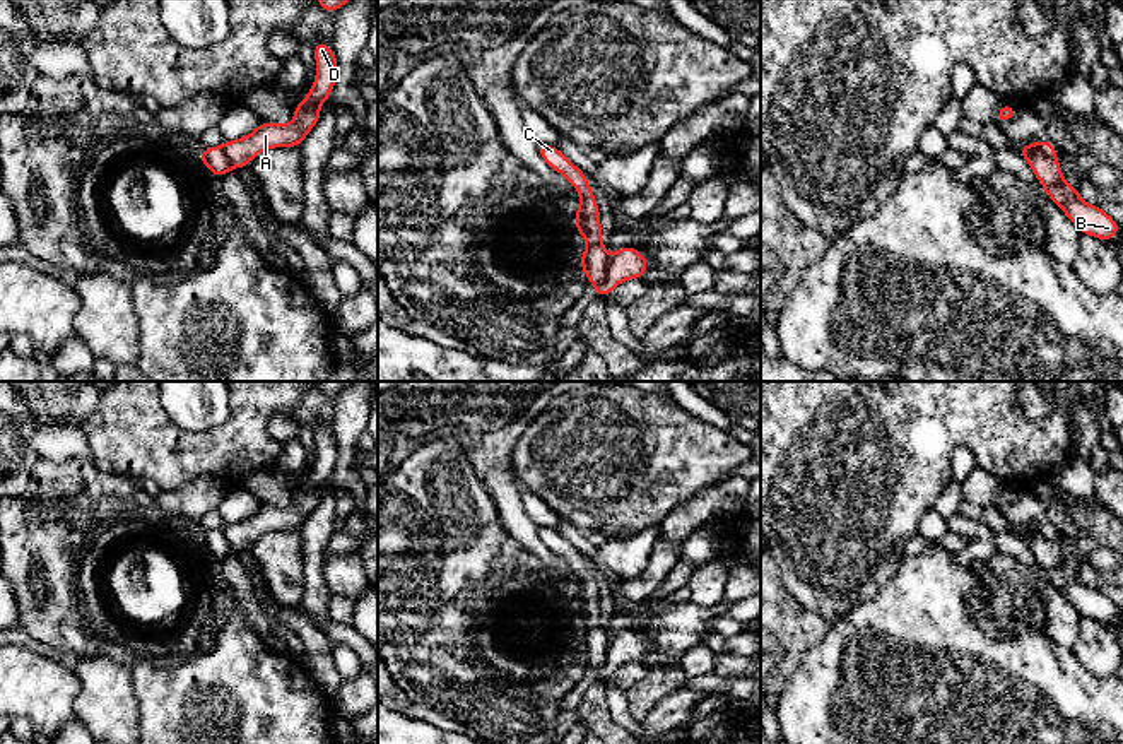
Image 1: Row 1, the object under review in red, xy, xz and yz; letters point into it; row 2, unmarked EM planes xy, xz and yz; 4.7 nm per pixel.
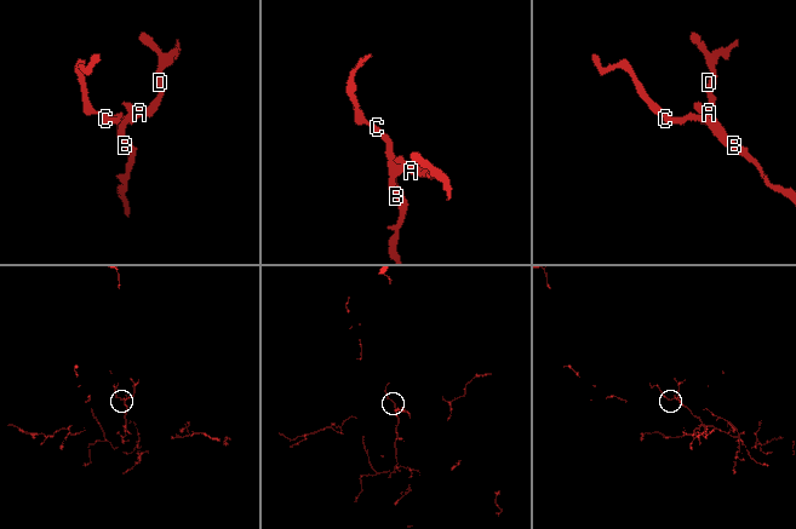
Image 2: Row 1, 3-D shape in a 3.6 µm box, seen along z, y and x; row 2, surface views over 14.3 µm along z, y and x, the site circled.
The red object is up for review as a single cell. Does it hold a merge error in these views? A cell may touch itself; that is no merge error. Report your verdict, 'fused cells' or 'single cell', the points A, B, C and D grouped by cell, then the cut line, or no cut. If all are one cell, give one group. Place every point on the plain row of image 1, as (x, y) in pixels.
fused cells; groups A D / B C; cut xz (609, 642), (602, 671), (605, 678)

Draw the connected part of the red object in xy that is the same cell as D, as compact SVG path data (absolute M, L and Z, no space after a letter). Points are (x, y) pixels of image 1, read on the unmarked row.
M318 422L313 428L316 460L309 477L294 489L294 505L279 508L260 505L260 508L246 520L226 523L222 532L231 546L231 551L243 552L260 535L273 530L299 530L306 518L321 501L320 489L330 482L335 470L338 446L333 431Z

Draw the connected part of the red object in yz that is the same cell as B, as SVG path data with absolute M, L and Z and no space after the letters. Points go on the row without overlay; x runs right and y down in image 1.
M1026 527L1017 537L1027 544L1046 578L1063 593L1080 617L1108 626L1121 614L1121 609L1099 587L1085 587L1079 578L1079 570L1063 564L1063 552L1056 537L1031 535Z

